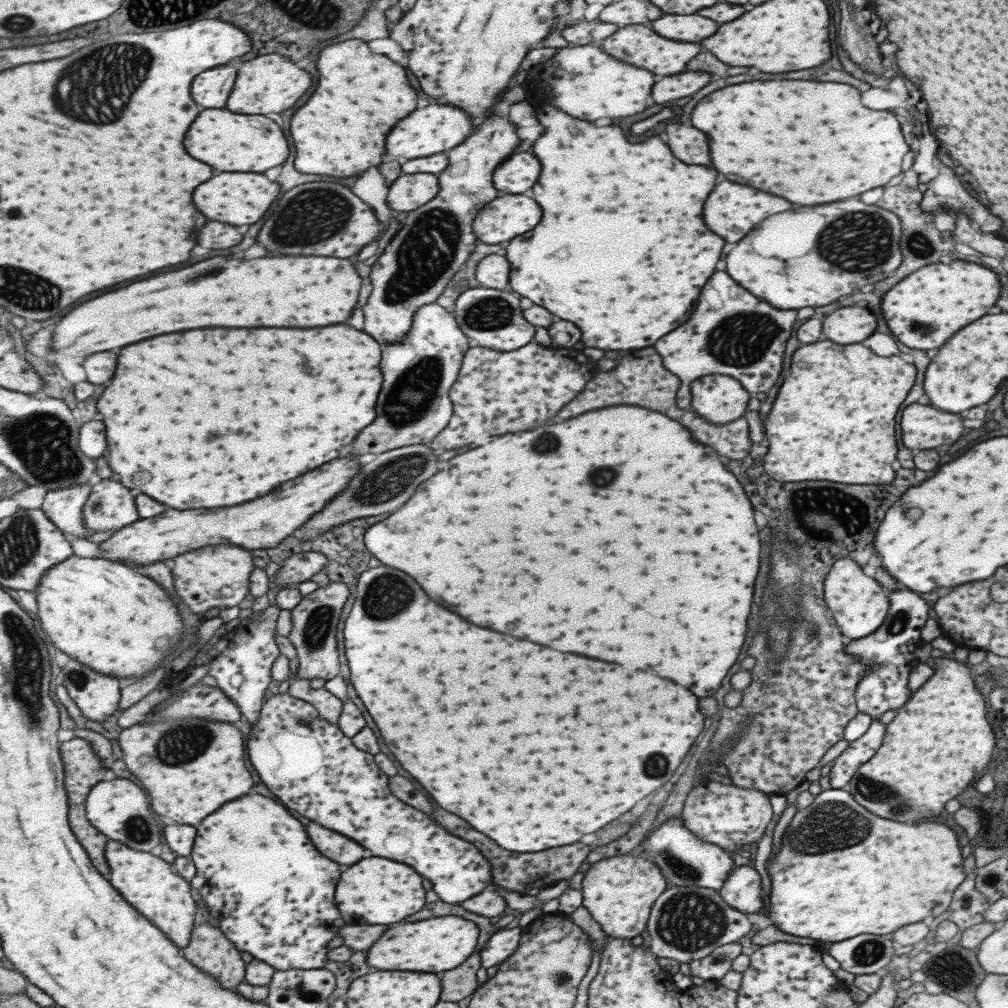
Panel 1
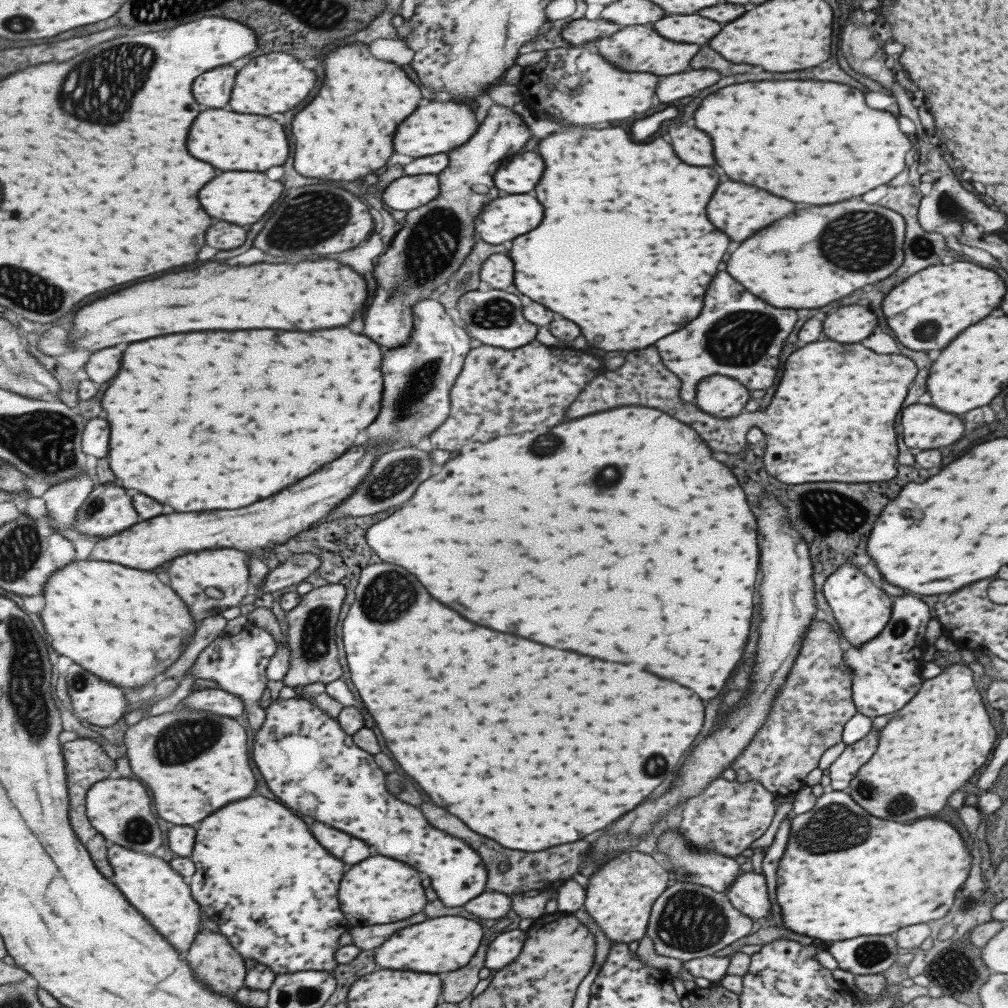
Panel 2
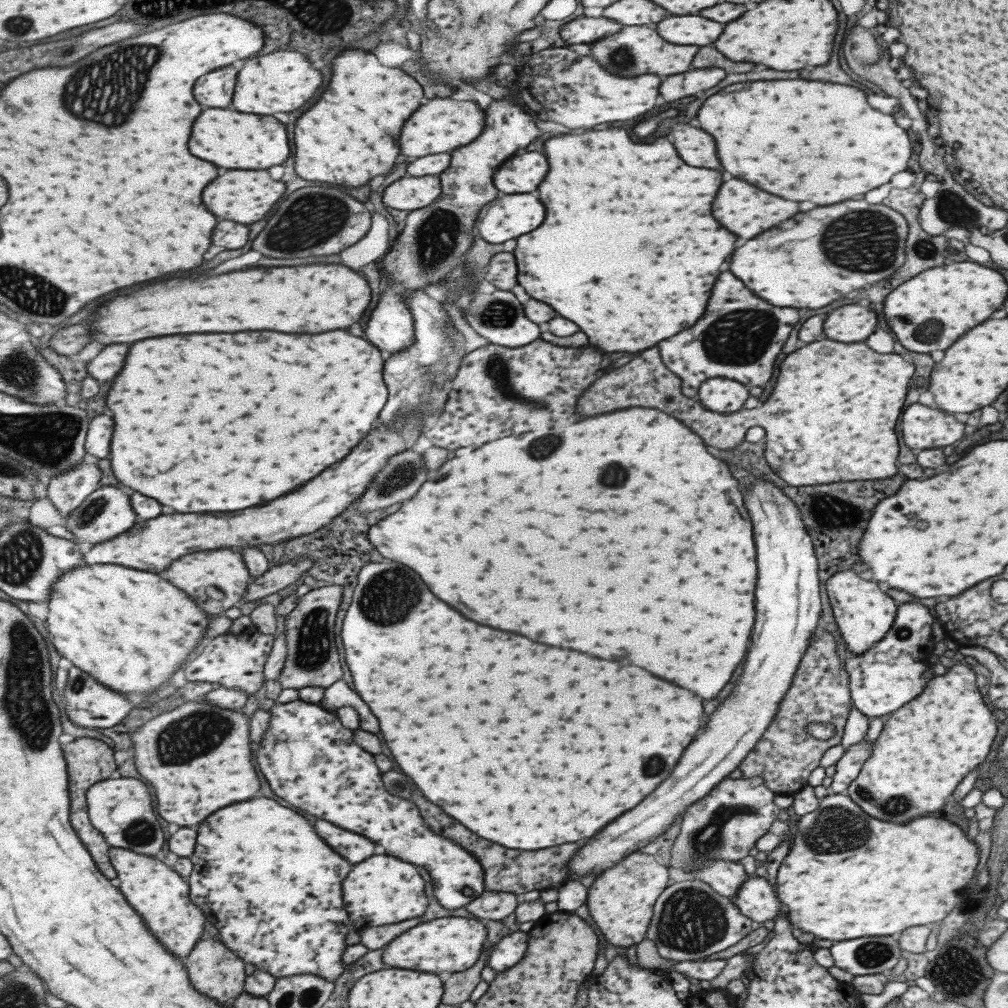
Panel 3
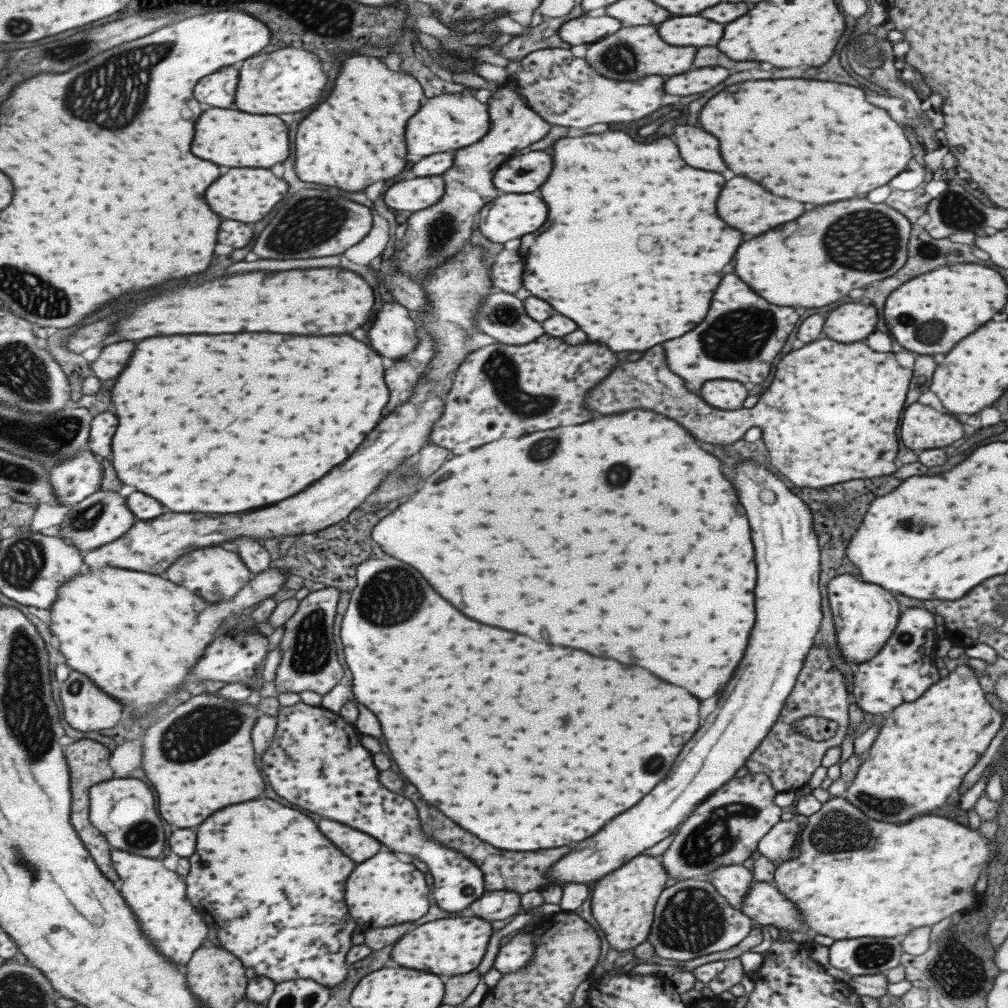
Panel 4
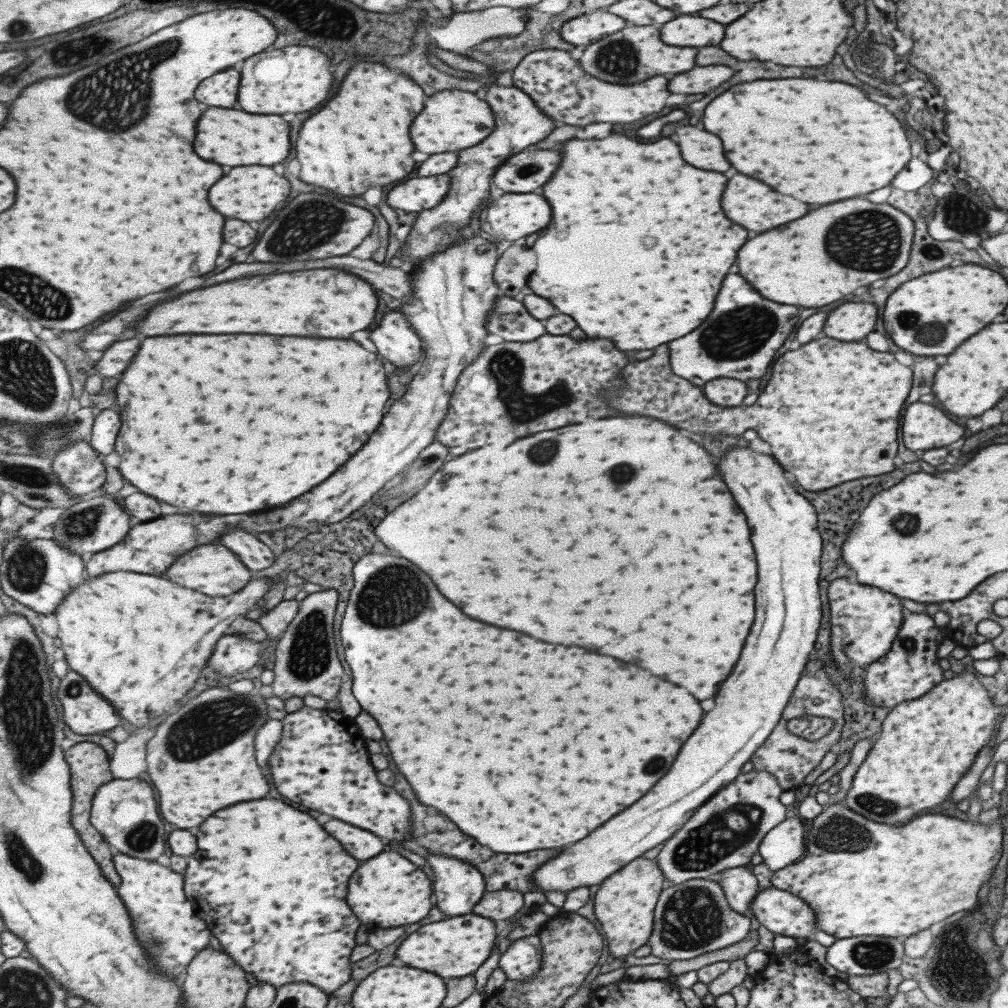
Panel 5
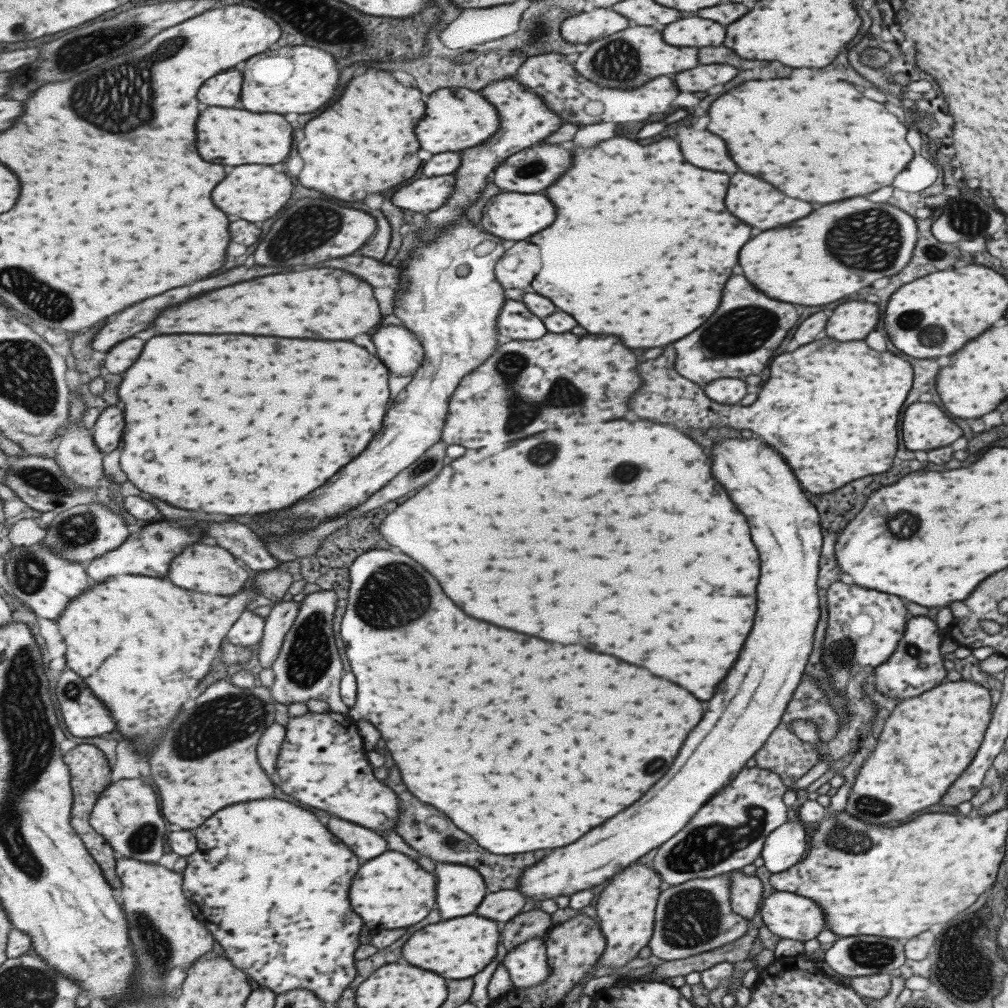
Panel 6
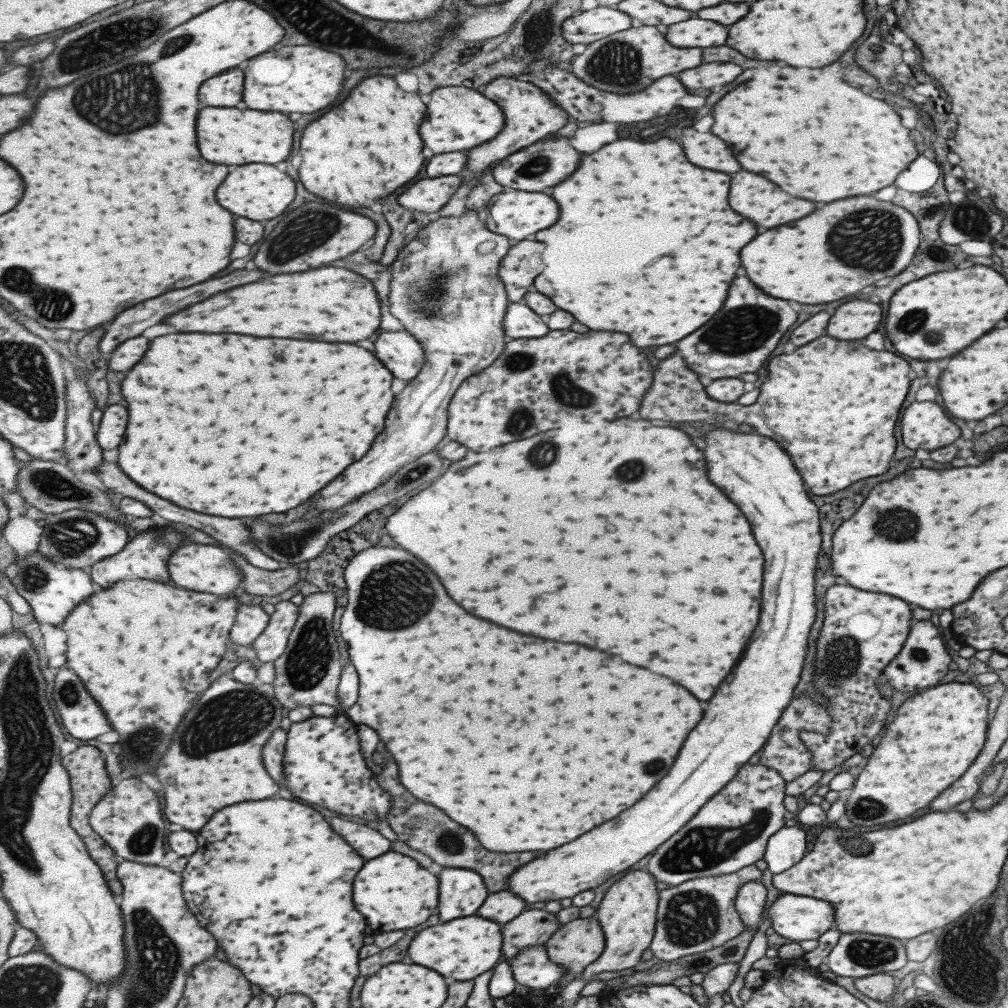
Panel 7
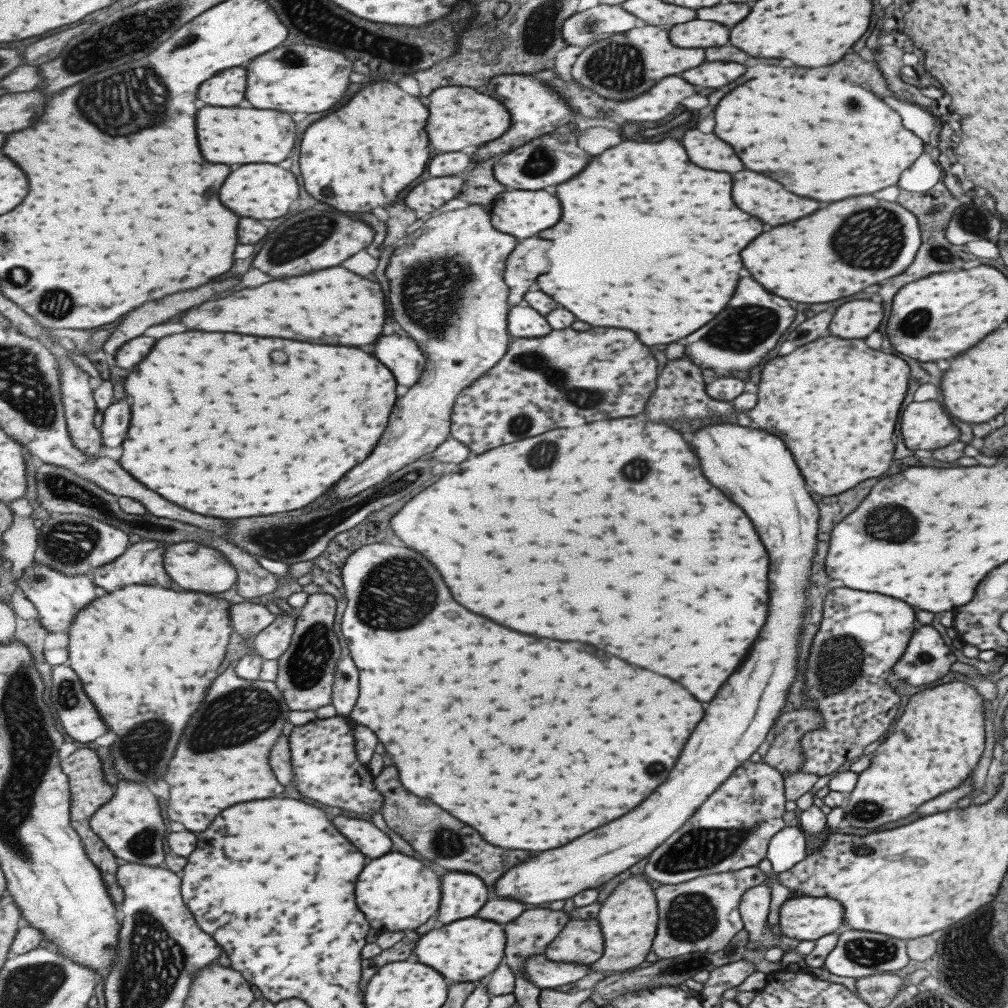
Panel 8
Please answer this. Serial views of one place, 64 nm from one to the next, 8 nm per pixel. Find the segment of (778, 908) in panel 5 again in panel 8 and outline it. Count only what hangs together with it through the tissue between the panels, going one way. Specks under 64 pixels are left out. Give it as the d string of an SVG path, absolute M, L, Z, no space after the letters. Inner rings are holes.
M799 896L785 900L779 910L779 930L799 942L817 940L825 934L839 934L845 926L845 912L835 898Z

